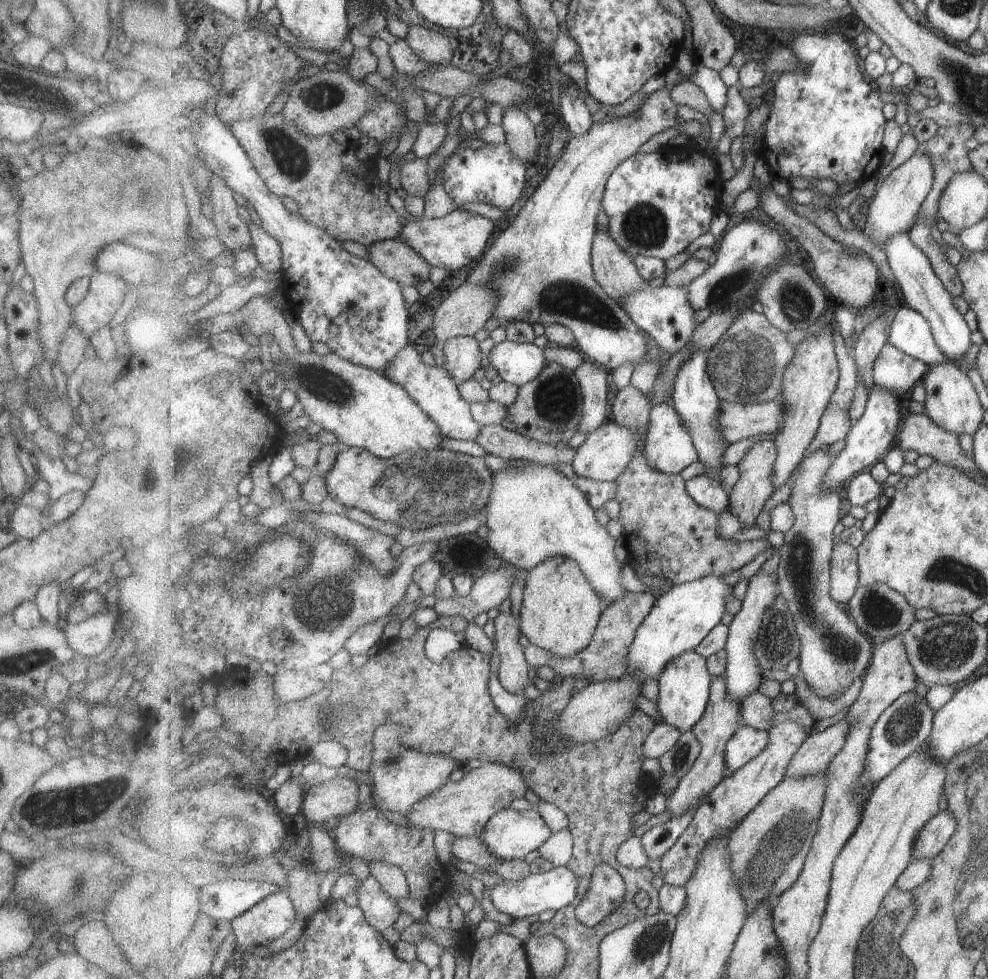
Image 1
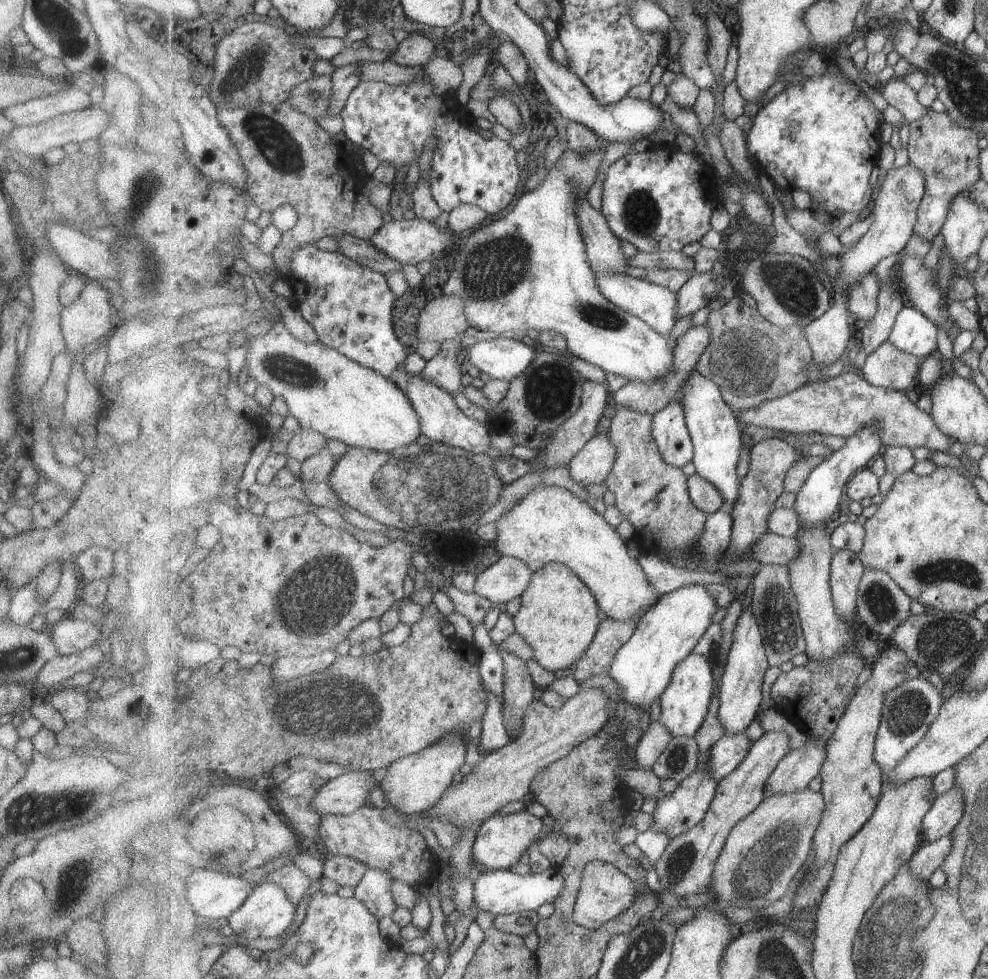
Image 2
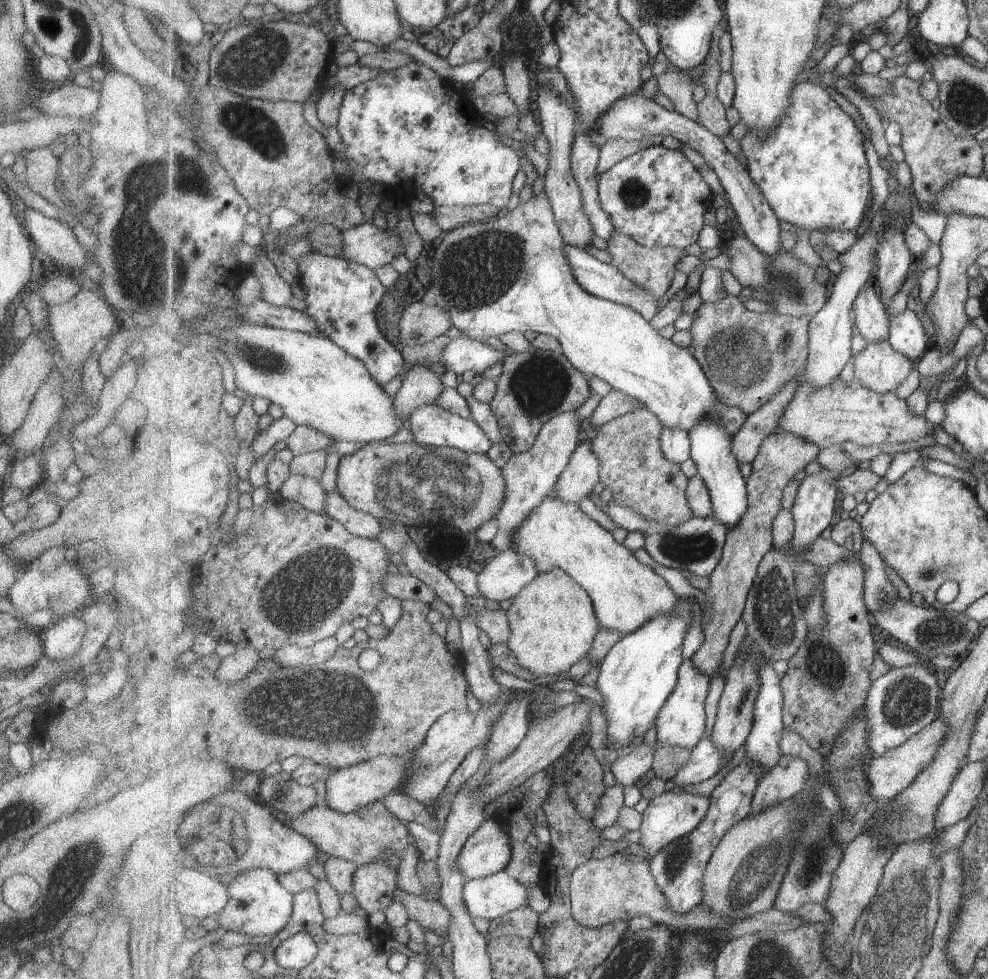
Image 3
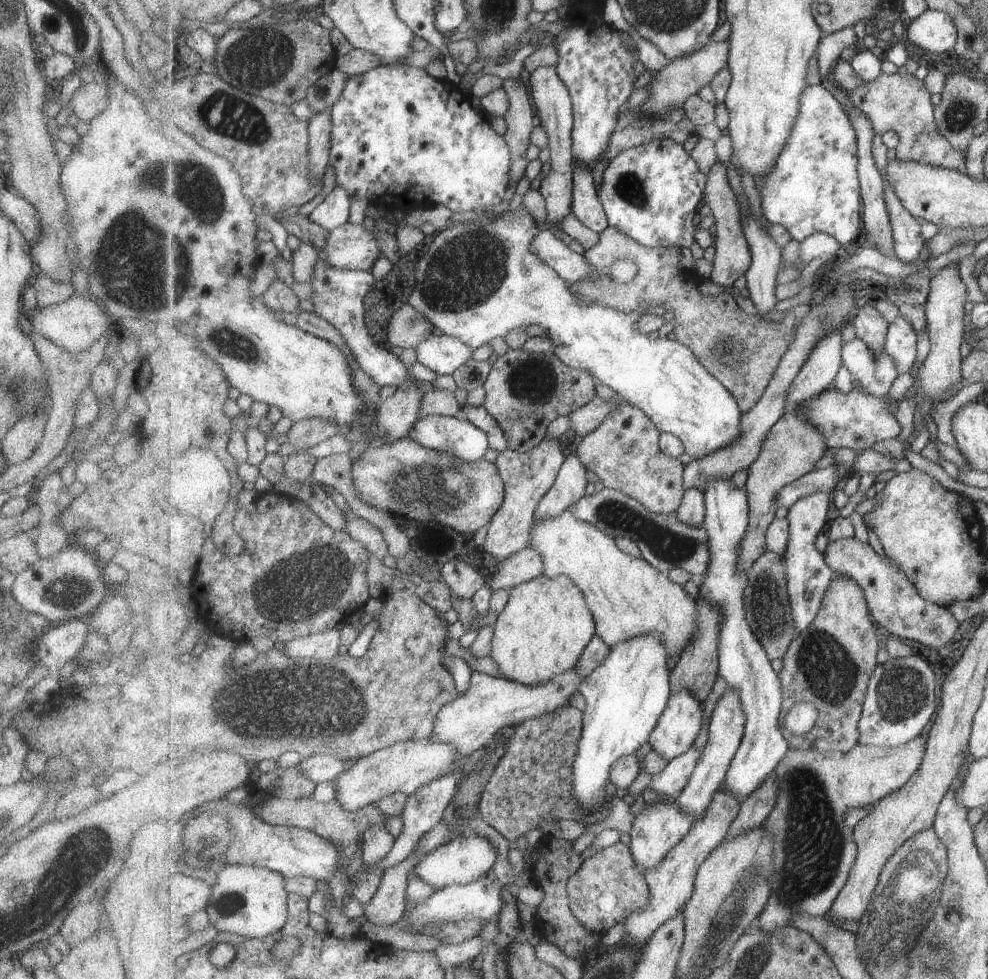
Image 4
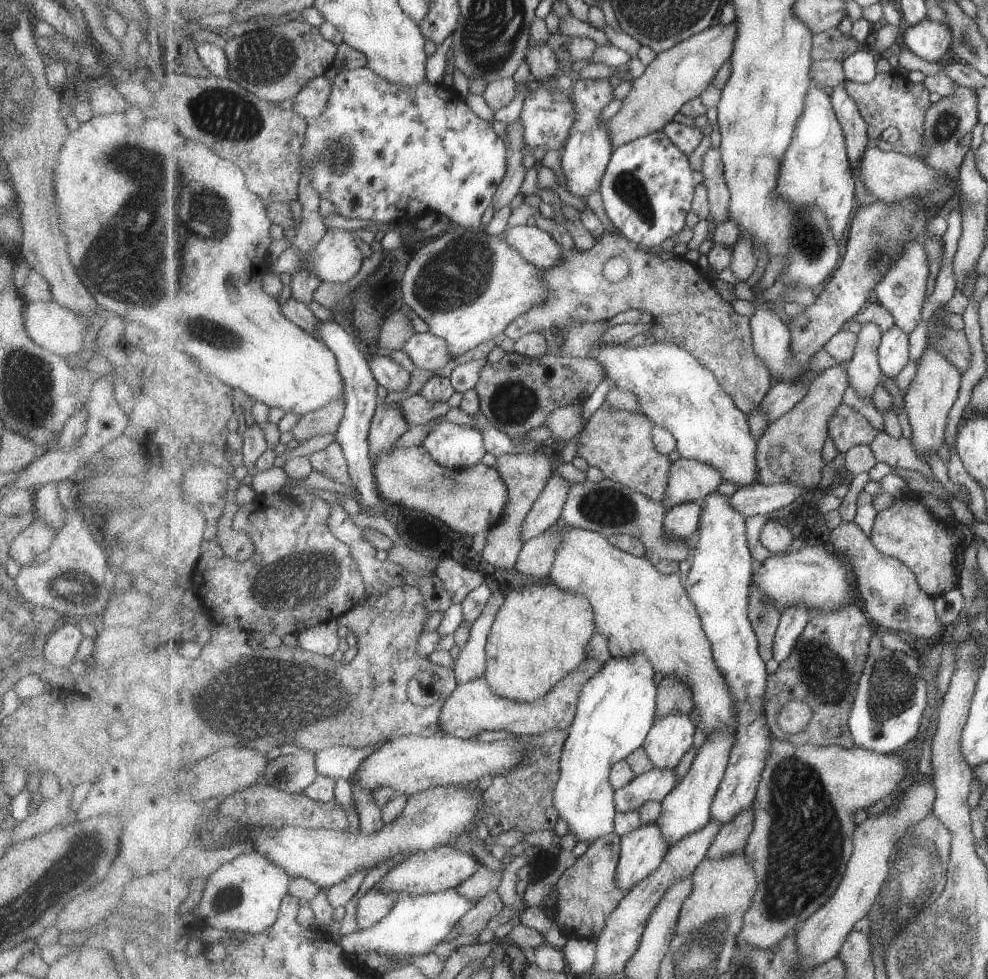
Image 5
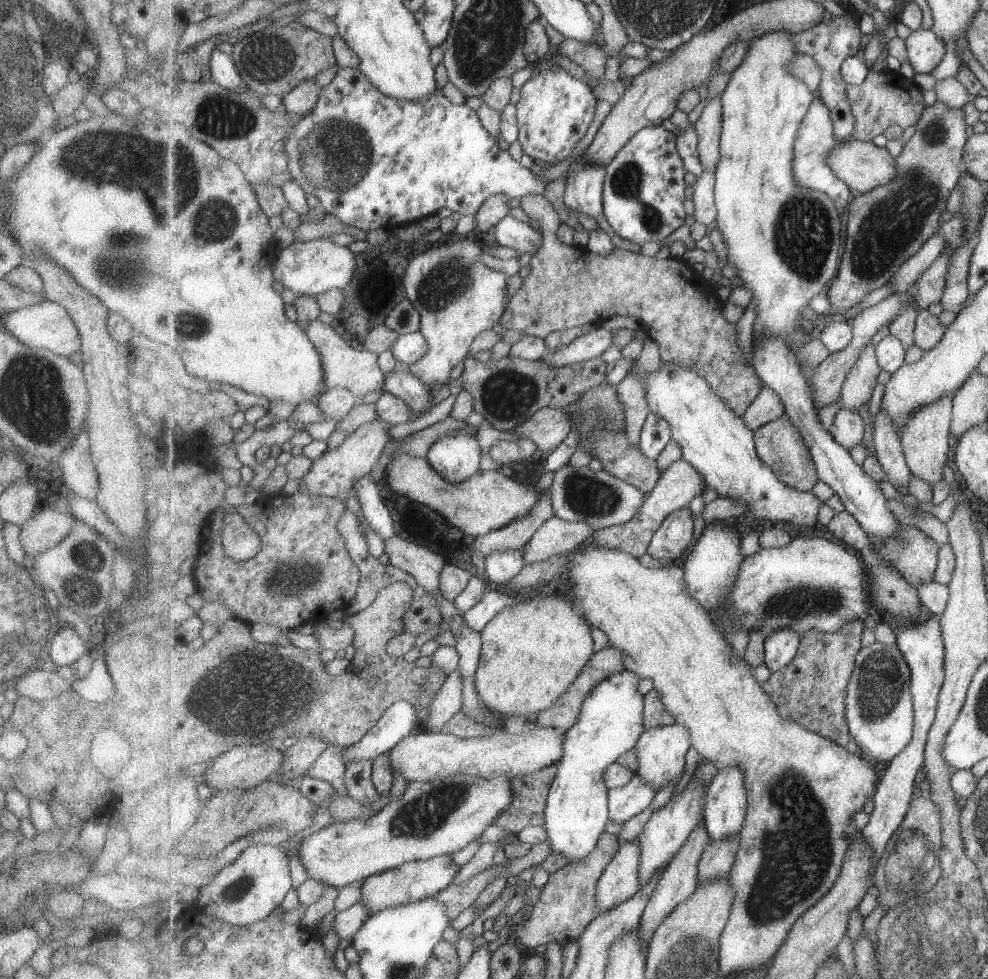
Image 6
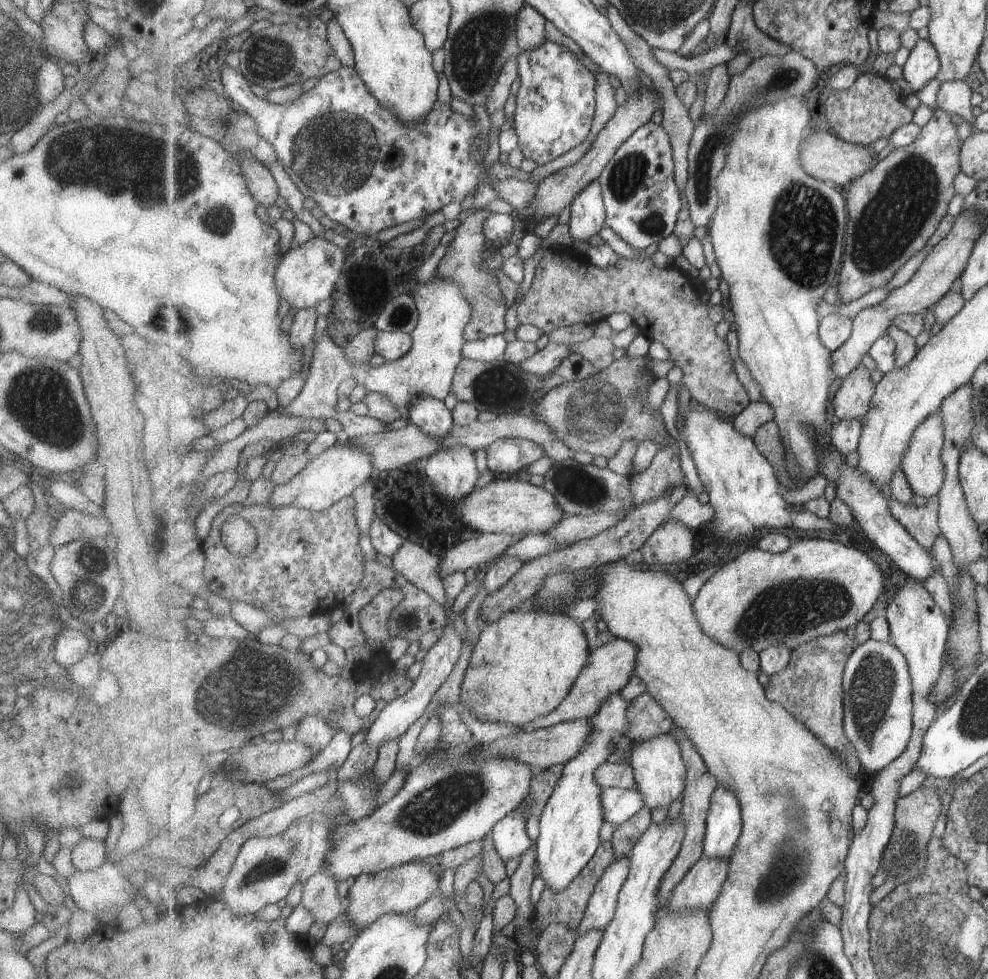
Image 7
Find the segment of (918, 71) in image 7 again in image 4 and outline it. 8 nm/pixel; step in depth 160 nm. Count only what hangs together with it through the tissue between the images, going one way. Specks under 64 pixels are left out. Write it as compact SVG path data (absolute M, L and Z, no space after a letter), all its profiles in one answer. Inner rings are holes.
M929 8L910 22L907 34L911 45L946 54L956 48L958 25L948 12Z

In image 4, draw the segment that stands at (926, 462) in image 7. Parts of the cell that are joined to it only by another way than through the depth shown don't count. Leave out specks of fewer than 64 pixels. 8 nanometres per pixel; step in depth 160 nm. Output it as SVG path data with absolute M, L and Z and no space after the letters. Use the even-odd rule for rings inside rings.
M958 262L949 263L936 272L930 281L930 293L926 304L928 318L928 333L931 341L931 352L922 362L922 367L915 374L919 388L918 394L927 394L933 400L933 405L947 400L959 392L963 382L963 361L961 346L965 338L965 306L967 306L967 286L959 276Z

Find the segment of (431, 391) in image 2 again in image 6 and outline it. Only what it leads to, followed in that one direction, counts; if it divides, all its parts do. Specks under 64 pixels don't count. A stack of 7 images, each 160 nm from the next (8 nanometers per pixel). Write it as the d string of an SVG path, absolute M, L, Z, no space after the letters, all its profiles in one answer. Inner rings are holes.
M467 429L436 440L426 454L431 466L449 482L466 481L481 468L481 444Z

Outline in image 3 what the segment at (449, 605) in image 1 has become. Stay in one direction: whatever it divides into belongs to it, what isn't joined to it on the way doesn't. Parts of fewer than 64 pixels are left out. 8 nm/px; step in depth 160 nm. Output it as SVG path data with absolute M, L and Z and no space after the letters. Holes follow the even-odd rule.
M511 548L500 552L483 567L478 574L478 587L485 598L503 602L514 599L539 575L535 559Z

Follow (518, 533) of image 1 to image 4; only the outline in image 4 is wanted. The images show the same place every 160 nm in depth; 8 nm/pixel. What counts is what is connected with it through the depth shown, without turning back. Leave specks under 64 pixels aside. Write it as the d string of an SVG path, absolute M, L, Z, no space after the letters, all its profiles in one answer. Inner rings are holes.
M573 508L555 518L537 519L531 529L531 536L529 547L538 550L543 555L543 562L547 562L545 574L549 578L567 575L577 583L594 614L596 634L610 647L633 637L659 633L666 642L669 654L680 656L694 640L694 634L698 633L697 598L691 598L683 585L676 583L667 573L655 568L646 559L635 558L635 555L621 550L616 539L601 532L594 524L579 519Z

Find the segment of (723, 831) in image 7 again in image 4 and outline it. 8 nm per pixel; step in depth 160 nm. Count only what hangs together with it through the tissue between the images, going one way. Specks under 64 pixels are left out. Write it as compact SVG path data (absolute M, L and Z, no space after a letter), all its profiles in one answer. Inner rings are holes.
M731 477L714 478L704 490L707 500L705 528L710 538L712 559L708 573L699 586L698 596L715 603L724 614L719 635L719 674L728 687L739 690L746 714L746 732L728 770L725 787L740 799L745 799L776 772L791 750L787 738L781 732L781 710L785 694L780 673L777 674L771 666L770 655L754 630L751 630L746 615L745 594L749 579L739 568L741 559L738 549L750 528L750 503L746 490L737 488Z

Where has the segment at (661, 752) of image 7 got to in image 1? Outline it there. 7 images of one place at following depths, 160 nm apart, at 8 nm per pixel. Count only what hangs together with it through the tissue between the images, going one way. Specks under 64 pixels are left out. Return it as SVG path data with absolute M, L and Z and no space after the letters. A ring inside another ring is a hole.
M687 651L674 658L667 664L662 675L658 678L659 697L657 699L658 710L662 720L679 730L691 731L703 718L710 704L710 688L714 677L708 669L705 657L695 651Z

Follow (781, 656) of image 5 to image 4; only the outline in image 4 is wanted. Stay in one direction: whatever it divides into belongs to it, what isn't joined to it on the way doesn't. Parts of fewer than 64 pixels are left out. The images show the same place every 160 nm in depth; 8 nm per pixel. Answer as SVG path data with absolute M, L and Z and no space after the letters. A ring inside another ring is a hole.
M824 492L803 497L788 509L790 539L783 558L788 578L788 593L799 632L804 631L816 619L825 593L837 574L826 563L824 553L819 552L815 546L817 536L821 534L821 530L829 522L829 512L831 512L831 496Z

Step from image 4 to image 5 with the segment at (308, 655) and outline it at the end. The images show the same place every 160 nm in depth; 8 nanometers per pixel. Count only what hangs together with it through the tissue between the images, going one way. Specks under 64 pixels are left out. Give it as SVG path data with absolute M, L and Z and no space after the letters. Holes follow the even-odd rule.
M329 620L323 624L317 625L315 628L303 631L297 635L297 646L312 651L326 657L333 656L333 652L337 652L337 620Z

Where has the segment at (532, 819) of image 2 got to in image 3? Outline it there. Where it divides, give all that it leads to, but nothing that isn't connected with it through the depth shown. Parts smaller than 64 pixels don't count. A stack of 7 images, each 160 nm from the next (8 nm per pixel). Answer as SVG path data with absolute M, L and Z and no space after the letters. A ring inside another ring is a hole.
M491 817L467 839L458 860L458 869L467 881L482 879L507 868L513 858L507 825L507 821Z

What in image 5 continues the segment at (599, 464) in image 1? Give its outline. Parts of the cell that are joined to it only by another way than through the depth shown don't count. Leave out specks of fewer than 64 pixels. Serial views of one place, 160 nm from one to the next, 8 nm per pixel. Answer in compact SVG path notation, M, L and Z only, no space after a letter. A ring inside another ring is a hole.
M555 473L547 483L546 489L535 501L524 522L523 536L526 542L541 536L562 518L568 501L572 483Z

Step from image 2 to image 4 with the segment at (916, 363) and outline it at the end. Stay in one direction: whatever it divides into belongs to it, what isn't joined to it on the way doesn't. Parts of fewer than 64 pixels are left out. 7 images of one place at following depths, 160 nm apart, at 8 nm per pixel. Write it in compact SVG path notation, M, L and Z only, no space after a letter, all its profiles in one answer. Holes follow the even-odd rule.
M859 337L844 344L843 356L844 366L851 372L854 382L858 383L863 391L887 400L887 394L900 373L896 360L885 351L878 358L878 354L869 346L868 342Z

